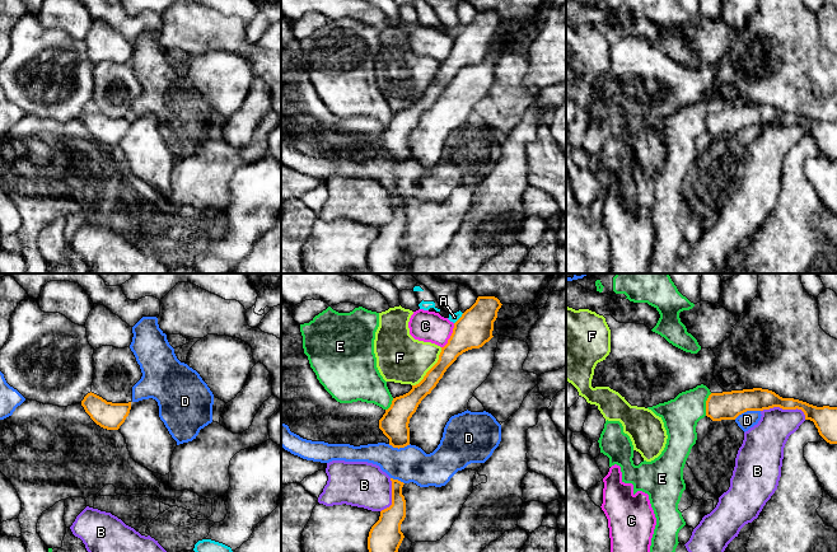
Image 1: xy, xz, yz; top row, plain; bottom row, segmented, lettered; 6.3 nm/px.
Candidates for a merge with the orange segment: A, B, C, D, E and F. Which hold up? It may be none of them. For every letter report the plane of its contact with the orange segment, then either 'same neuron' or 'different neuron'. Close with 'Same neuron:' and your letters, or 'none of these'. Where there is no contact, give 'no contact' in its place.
A: meets orange in xz; different neuron
B: meets orange in yz; different neuron
C: meets orange in xz; different neuron
D: meets orange in yz; different neuron
E: meets orange in yz; different neuron
F: meets orange in xz; different neuron
Same neuron: none of these

